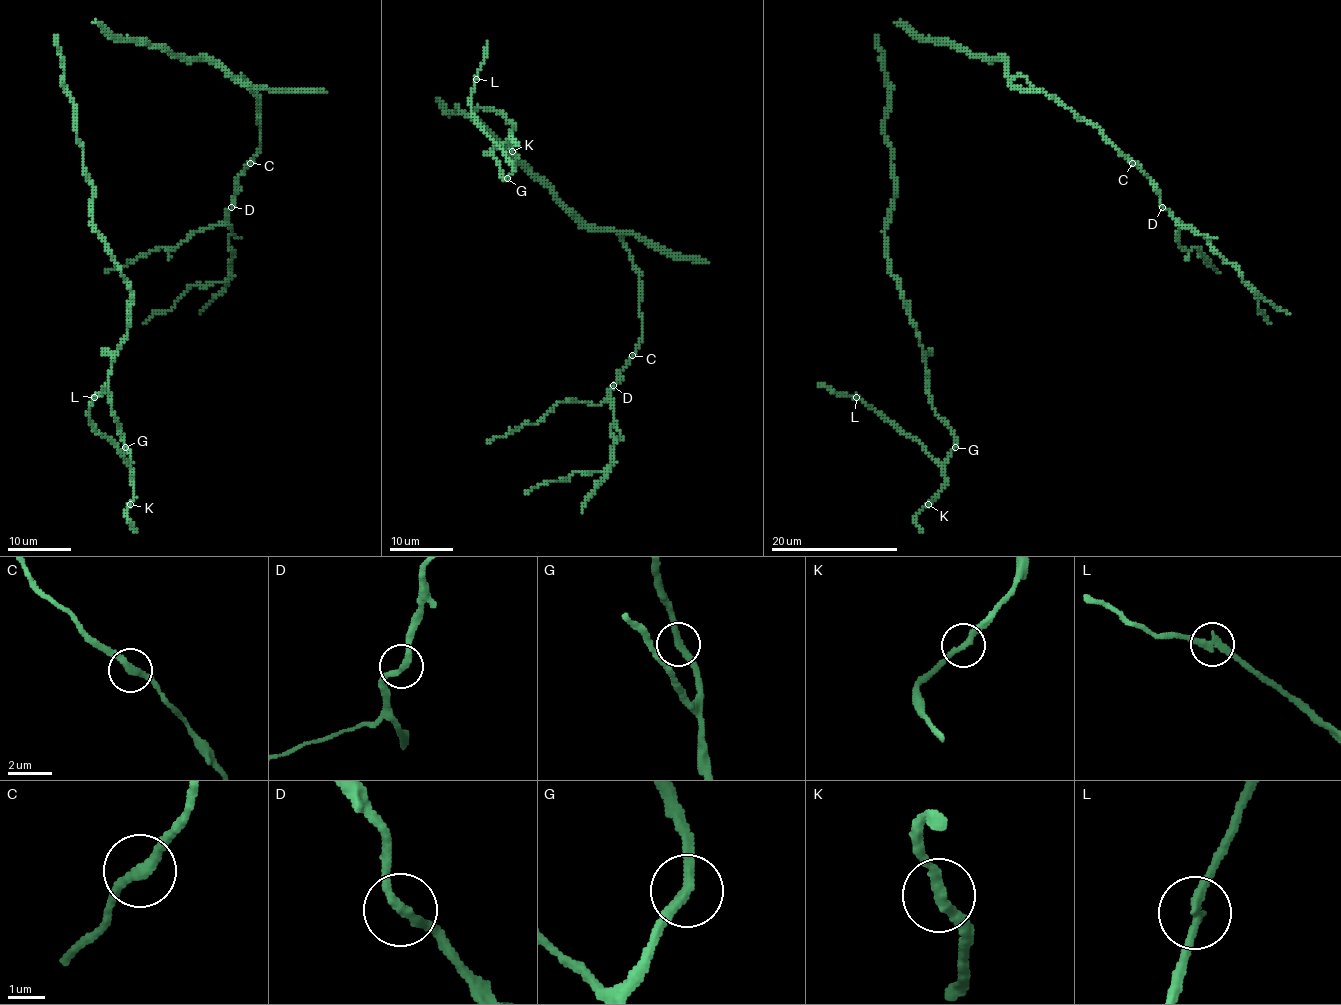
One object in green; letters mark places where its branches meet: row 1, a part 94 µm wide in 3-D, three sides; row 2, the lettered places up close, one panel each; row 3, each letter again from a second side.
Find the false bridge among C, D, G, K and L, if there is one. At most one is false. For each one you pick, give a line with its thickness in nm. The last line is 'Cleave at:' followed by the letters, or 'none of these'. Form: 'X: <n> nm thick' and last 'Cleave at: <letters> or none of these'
Cleave at: none of these

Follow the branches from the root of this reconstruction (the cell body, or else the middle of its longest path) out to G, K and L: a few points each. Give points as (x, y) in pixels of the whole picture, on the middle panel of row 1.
G: (439, 102), (472, 118), (478, 108), (493, 108), (512, 123), (512, 137), (491, 149), (507, 178)
K: (439, 102), (472, 118), (493, 108), (512, 123), (512, 137), (491, 149), (505, 178), (512, 151)
L: (439, 102), (512, 123), (491, 149), (505, 178), (507, 156), (472, 113), (475, 78)

